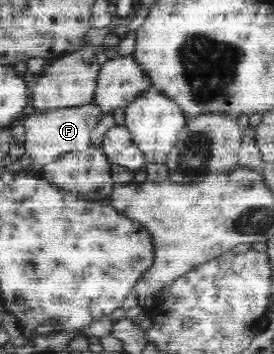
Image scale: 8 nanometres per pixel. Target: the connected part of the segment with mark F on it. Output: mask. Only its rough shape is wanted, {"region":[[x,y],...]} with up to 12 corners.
{"region":[[90,103],[32,113],[26,152],[47,165],[91,146],[104,115]]}

